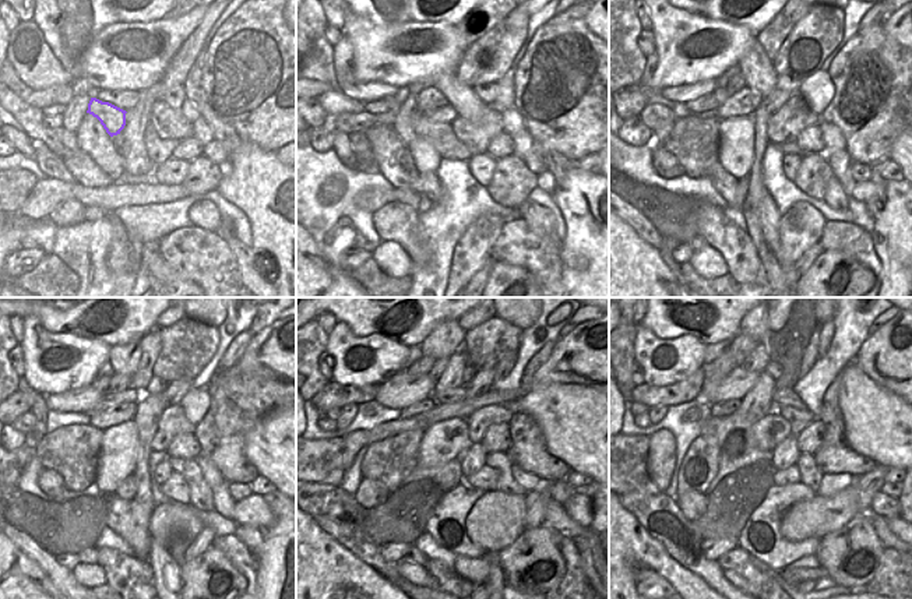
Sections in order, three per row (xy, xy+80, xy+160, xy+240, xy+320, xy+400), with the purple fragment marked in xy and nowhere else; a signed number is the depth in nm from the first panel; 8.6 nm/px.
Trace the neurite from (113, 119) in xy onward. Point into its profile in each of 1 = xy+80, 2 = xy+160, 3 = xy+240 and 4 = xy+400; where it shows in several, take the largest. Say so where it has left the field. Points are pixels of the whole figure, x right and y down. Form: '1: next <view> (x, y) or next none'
1: next xy+80 (442, 115)
2: next xy+160 (777, 98)
3: next xy+240 (176, 390)
4: next xy+400 (827, 333)

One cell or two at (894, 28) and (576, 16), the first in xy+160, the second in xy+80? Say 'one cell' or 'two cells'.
two cells

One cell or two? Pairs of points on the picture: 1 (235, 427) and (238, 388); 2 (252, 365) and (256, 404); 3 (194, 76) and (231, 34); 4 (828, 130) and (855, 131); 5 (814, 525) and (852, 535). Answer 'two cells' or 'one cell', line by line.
1: one cell
2: two cells
3: two cells
4: two cells
5: two cells

